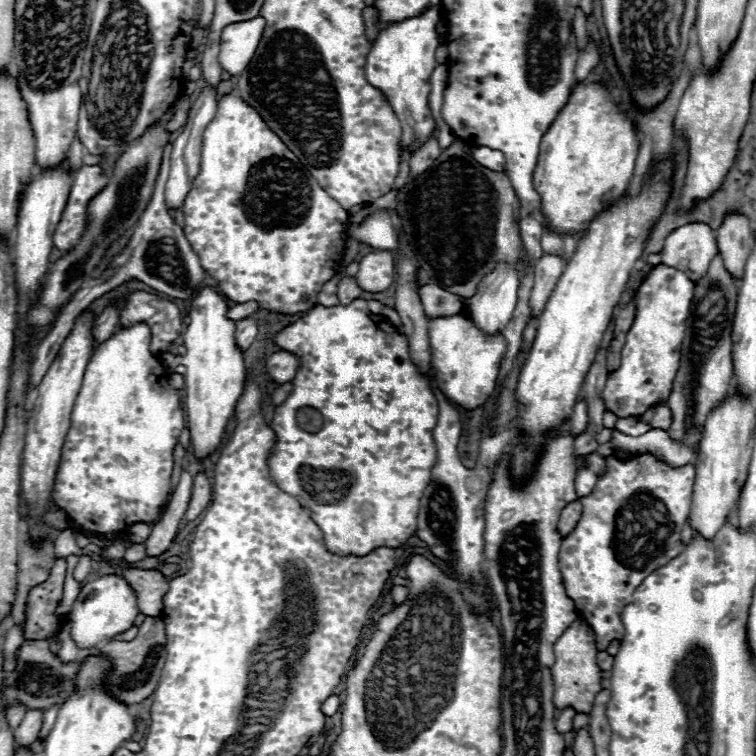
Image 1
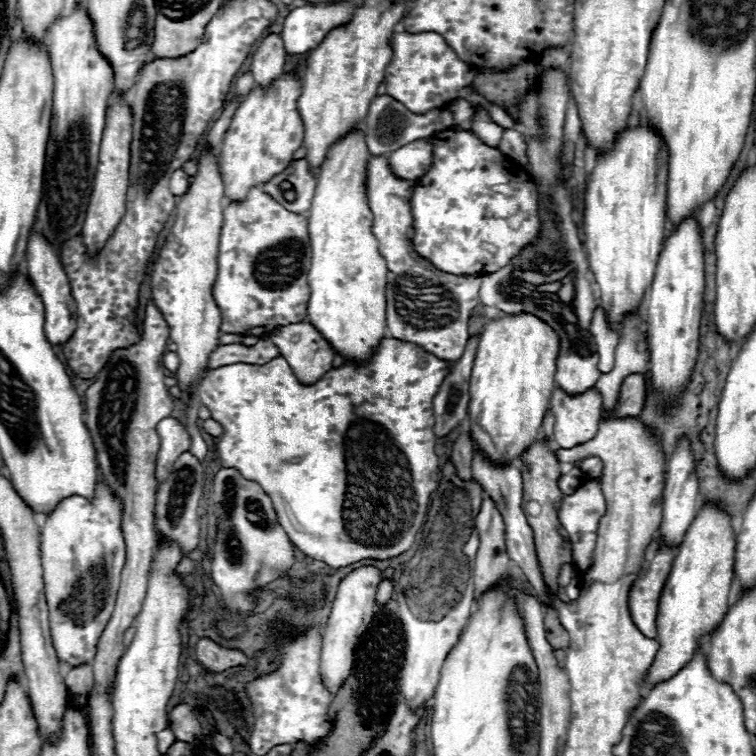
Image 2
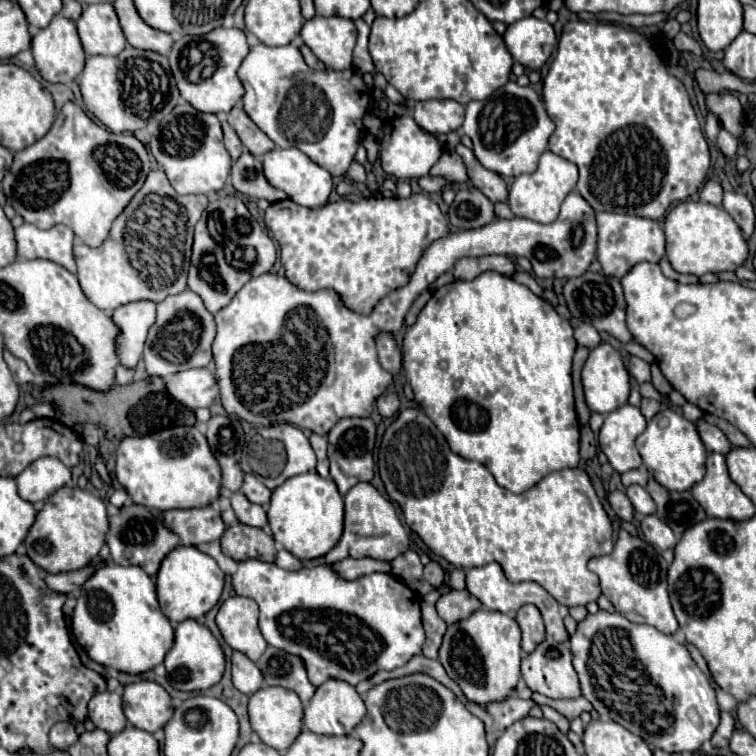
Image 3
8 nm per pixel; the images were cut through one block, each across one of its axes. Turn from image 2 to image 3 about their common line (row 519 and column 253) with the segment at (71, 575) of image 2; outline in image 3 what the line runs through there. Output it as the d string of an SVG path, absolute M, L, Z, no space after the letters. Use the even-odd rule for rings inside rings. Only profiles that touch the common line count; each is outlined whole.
M256 44L250 48L250 54L244 58L238 70L238 78L242 80L246 88L246 94L242 98L246 114L278 148L296 146L314 164L328 170L332 176L344 176L348 172L348 166L352 164L356 150L366 132L364 116L372 108L372 90L366 86L366 82L354 68L348 68L342 72L336 72L332 68L312 70L304 62L300 50L292 44L278 46L278 48Z

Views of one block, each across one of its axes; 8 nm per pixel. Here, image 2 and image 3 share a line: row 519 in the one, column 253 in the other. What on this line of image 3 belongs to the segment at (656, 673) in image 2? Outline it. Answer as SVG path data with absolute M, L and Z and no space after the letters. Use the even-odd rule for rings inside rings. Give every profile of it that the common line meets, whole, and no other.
M268 686L260 688L256 694L250 696L248 702L248 714L250 714L250 724L252 730L260 736L260 740L278 752L284 752L292 746L292 742L298 738L302 732L302 720L304 720L304 706L292 690L284 690L280 686Z

